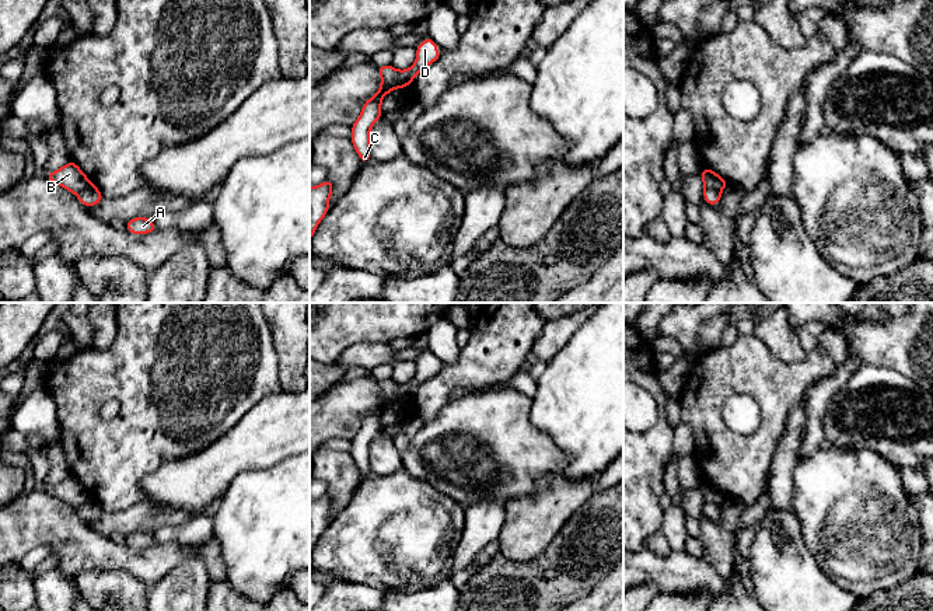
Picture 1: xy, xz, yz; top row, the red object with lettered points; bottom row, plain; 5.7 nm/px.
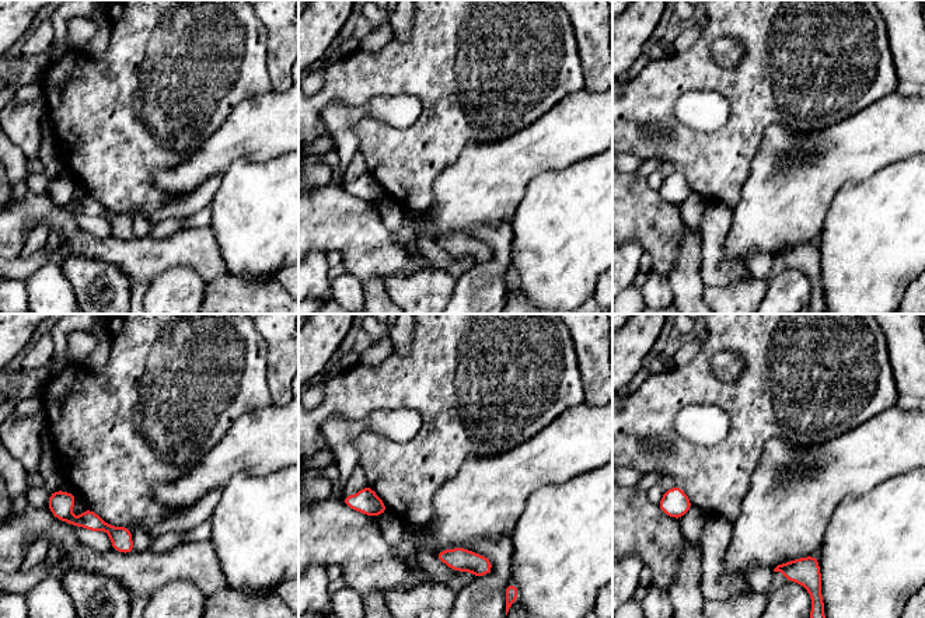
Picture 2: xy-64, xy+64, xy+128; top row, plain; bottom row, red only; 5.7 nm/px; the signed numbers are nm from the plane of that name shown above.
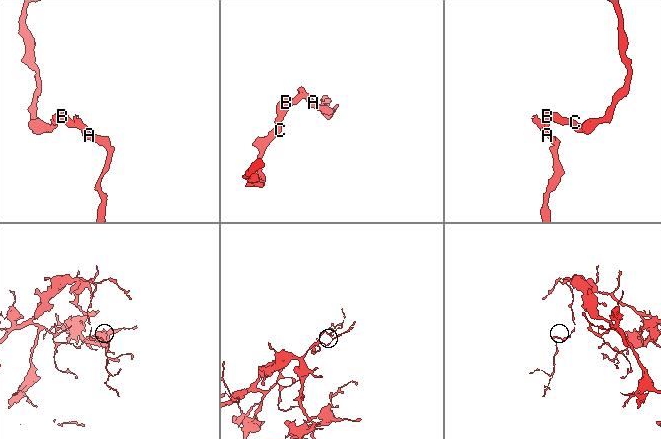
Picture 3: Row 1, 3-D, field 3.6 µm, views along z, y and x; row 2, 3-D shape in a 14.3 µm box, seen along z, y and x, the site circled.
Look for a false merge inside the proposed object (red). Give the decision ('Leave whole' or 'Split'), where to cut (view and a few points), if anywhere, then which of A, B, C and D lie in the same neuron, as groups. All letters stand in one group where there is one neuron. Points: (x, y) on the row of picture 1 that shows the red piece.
Split. Split along xz (397, 70), (397, 79), (401, 86). Groups: A D / B C

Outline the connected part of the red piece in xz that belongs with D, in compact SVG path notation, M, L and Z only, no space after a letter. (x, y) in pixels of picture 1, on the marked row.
M430 36L423 43L419 42L416 45L416 52L415 63L406 70L398 70L398 81L402 88L406 88L426 66L434 63L441 56L441 52L437 50L437 43Z

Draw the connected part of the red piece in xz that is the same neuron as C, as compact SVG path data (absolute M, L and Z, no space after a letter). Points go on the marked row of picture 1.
M392 64L377 67L381 77L381 85L377 94L363 104L360 116L352 125L350 140L363 164L370 161L370 130L373 125L382 116L382 98L388 92L401 88L398 81L398 70Z

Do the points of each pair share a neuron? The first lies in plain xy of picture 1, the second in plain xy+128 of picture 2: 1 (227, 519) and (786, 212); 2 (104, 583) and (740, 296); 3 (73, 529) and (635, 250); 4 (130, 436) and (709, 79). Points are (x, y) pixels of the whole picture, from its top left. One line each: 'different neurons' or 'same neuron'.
1: different neurons
2: same neuron
3: different neurons
4: same neuron

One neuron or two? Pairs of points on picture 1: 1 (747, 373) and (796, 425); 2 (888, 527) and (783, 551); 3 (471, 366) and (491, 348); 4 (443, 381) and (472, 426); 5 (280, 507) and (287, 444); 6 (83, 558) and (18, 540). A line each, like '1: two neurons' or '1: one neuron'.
1: two neurons
2: two neurons
3: one neuron
4: two neurons
5: two neurons
6: one neuron

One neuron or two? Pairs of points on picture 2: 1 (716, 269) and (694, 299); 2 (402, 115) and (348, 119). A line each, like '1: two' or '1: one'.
1: two
2: one

